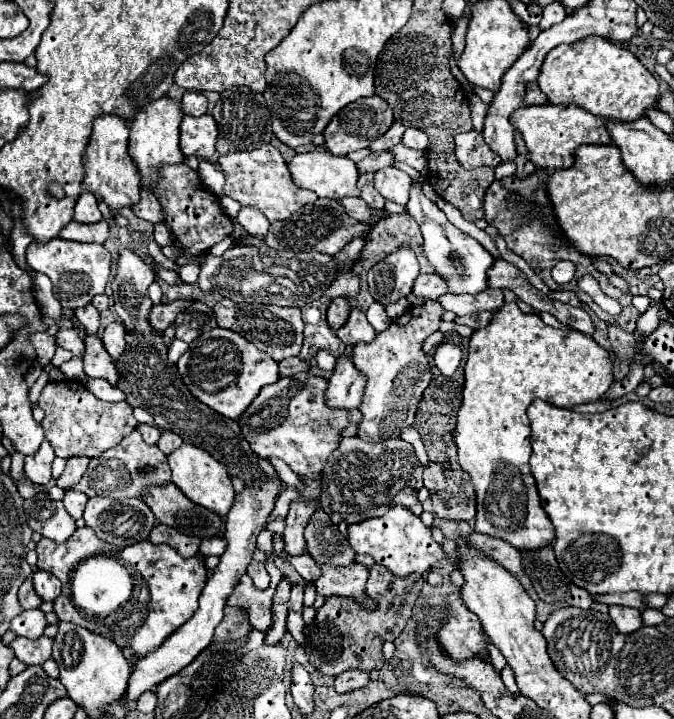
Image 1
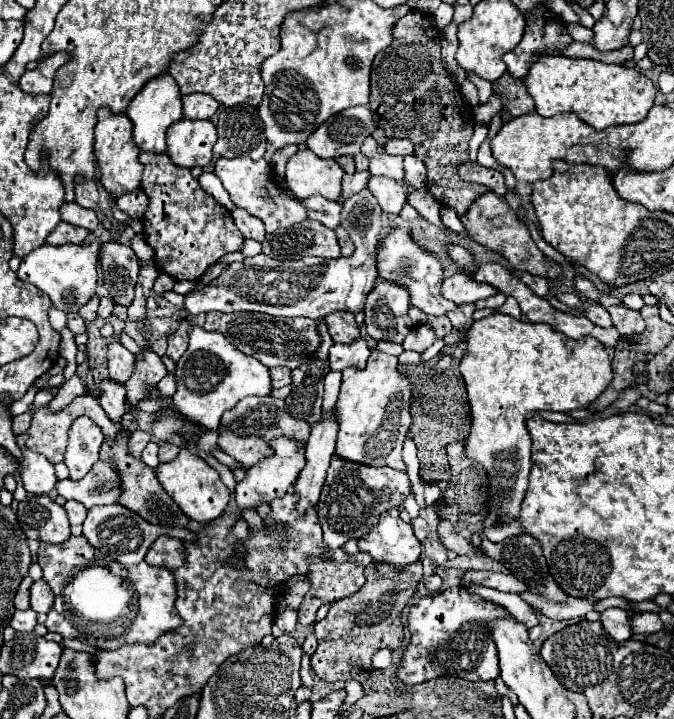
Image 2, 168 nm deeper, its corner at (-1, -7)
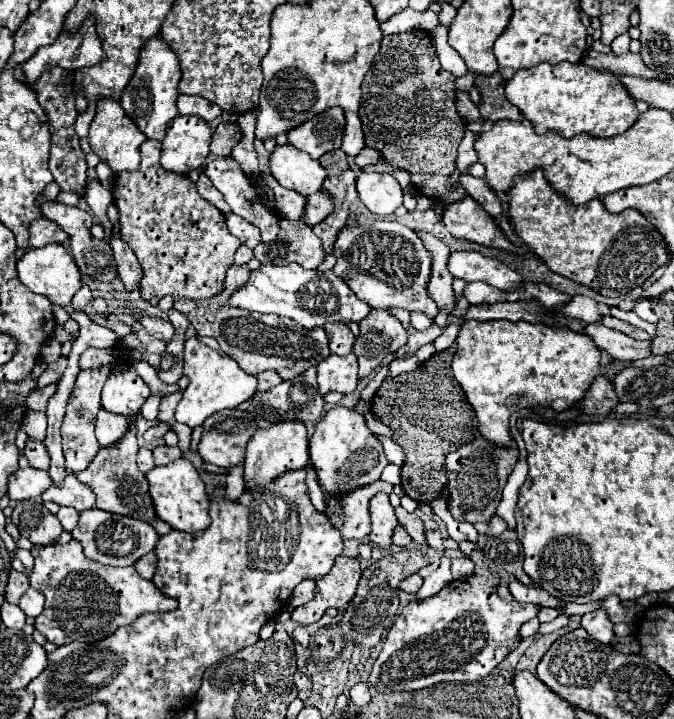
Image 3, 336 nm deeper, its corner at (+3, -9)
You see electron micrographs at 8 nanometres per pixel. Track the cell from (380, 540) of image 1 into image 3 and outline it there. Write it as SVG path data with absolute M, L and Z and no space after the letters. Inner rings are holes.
M378 492L370 500L370 518L372 518L372 532L370 532L372 544L376 548L388 548L392 544L392 530L398 526L394 508L388 502L388 494Z

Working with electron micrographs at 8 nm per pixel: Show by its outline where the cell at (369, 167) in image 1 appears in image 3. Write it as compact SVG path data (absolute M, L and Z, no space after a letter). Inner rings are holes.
M316 192L316 194L310 194L308 198L306 198L306 212L302 214L302 220L300 222L304 222L304 224L308 224L308 226L316 226L318 222L322 222L330 212L334 210L334 206L332 206L332 202L330 202L330 198L326 196L326 194L322 194L322 192Z

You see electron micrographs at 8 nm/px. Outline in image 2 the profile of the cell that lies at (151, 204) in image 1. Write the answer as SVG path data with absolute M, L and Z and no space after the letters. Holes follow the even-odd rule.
M138 190L138 192L132 192L132 194L126 194L124 198L118 198L116 200L116 206L126 212L130 216L130 220L136 220L136 222L144 222L144 214L148 210L148 196Z

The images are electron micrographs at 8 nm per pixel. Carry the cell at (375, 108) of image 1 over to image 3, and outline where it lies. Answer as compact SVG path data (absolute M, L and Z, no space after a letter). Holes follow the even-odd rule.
M328 108L304 124L292 128L288 144L306 152L310 158L320 158L324 152L336 150L342 144L344 134L344 110Z

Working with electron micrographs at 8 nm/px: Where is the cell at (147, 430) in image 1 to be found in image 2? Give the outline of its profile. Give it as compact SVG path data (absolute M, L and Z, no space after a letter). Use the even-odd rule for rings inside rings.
M150 442L150 444L144 448L144 452L142 452L142 462L144 462L146 466L150 466L150 468L156 468L156 466L160 464L160 460L158 460L158 444L156 444L156 442Z

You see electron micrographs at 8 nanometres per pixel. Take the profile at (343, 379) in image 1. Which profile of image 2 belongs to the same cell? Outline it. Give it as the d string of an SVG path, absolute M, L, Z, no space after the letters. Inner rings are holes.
M332 410L332 414L324 416L320 422L312 426L312 434L306 444L306 464L294 482L294 494L298 496L296 510L302 516L306 516L306 510L316 506L320 498L330 458L336 448L336 436L338 436L338 420L336 410Z

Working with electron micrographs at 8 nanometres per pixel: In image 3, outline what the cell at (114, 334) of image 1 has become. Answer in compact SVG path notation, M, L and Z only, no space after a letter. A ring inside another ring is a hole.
M124 364L114 370L110 380L104 384L102 408L134 420L136 416L140 416L140 408L148 396L148 386L142 382L142 378L134 372L130 364Z

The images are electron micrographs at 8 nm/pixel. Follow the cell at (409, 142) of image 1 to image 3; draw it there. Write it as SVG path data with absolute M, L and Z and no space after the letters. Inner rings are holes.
M362 148L358 156L354 156L352 164L356 164L358 168L364 168L368 164L378 164L380 162L380 152L376 150L370 150L370 148Z

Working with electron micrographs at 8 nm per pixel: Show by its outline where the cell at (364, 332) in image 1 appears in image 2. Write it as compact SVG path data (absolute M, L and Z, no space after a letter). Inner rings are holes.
M358 338L352 344L334 344L330 348L330 368L332 370L344 370L348 366L364 368L368 356L370 348L364 338Z

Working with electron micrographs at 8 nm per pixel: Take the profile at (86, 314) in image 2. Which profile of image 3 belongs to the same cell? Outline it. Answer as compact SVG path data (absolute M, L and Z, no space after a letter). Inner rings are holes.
M82 284L82 288L80 288L80 290L76 292L76 296L72 298L72 306L74 306L76 310L82 310L90 300L92 300L92 292L90 292L88 284Z

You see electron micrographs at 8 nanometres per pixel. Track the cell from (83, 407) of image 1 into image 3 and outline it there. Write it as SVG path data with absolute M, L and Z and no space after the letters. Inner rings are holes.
M28 440L26 448L24 448L24 456L28 458L28 462L30 462L32 468L36 468L36 470L48 470L48 454L46 454L46 448L44 448L42 442Z

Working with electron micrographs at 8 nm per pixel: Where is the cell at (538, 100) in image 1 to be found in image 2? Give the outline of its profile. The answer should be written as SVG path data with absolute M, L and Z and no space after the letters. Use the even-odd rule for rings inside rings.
M504 74L492 86L494 86L494 92L502 96L502 106L508 108L510 116L522 116L522 114L534 112L534 100L530 98L522 80L510 74Z

